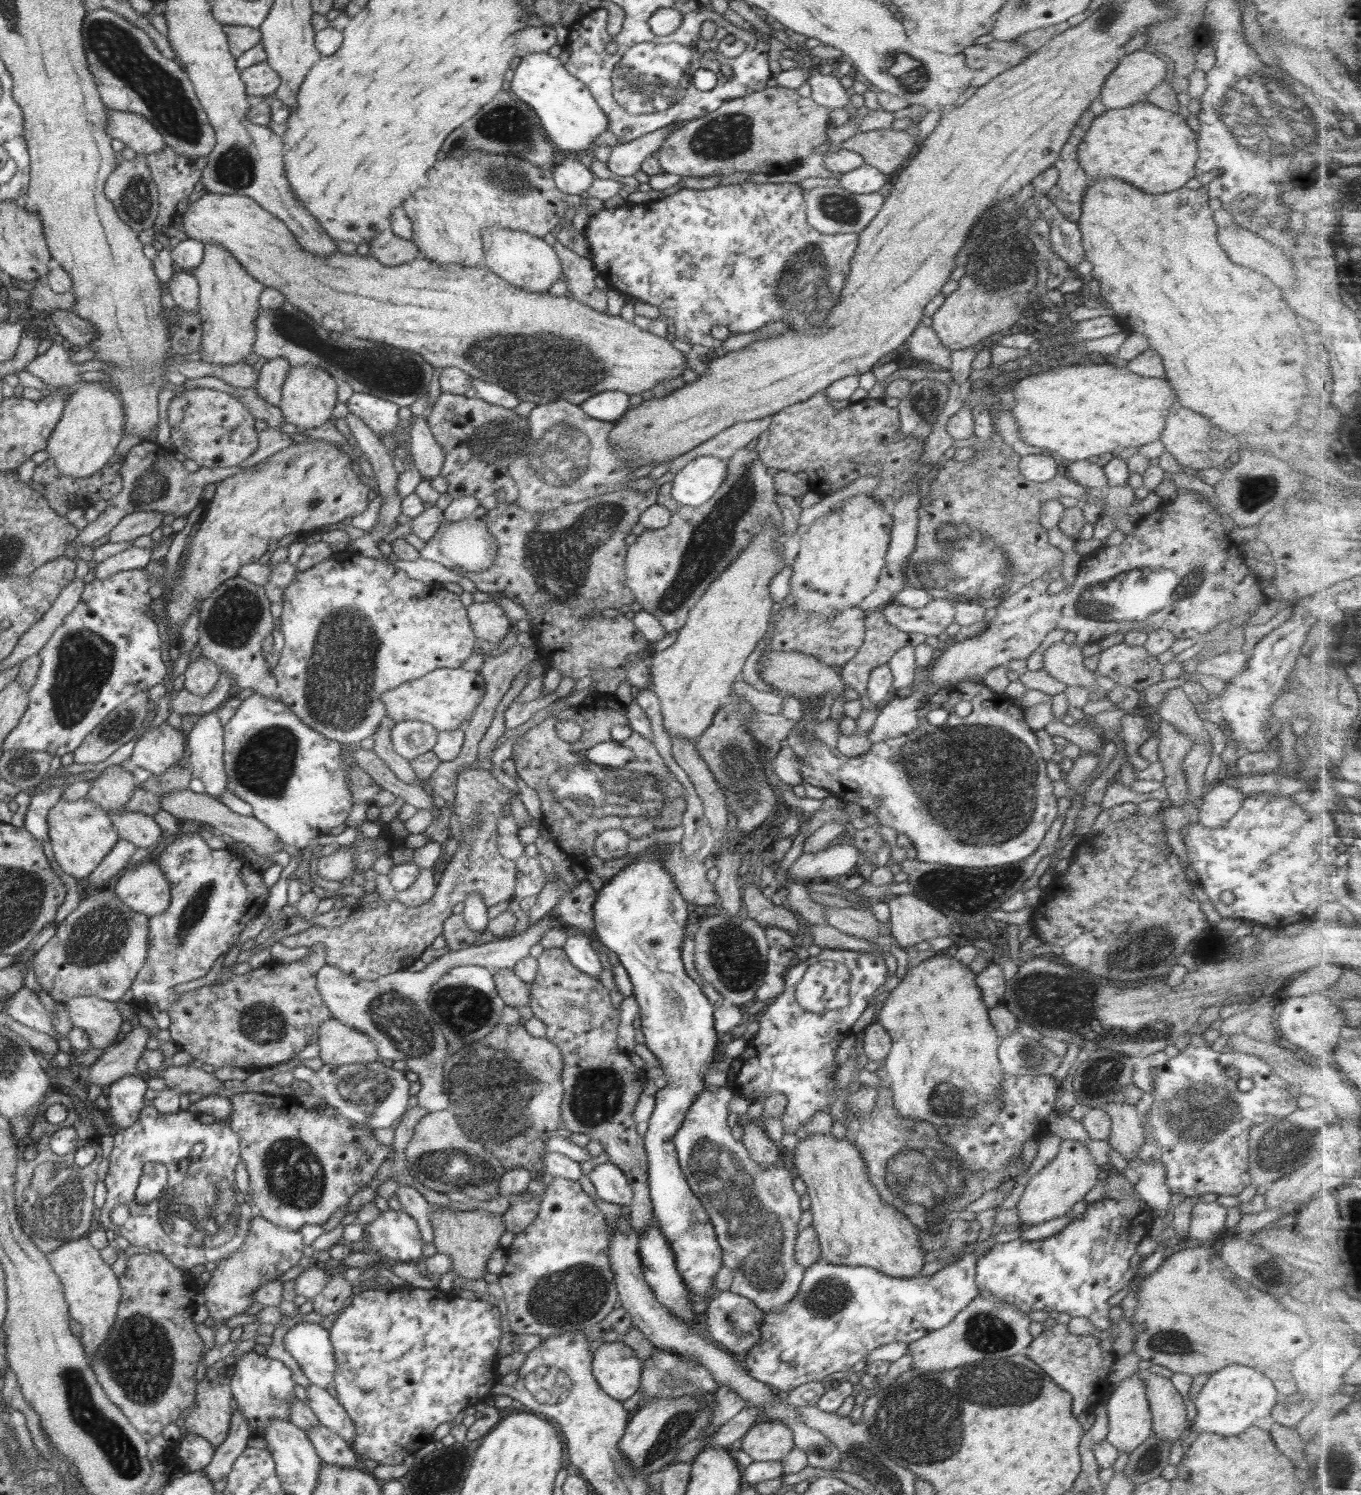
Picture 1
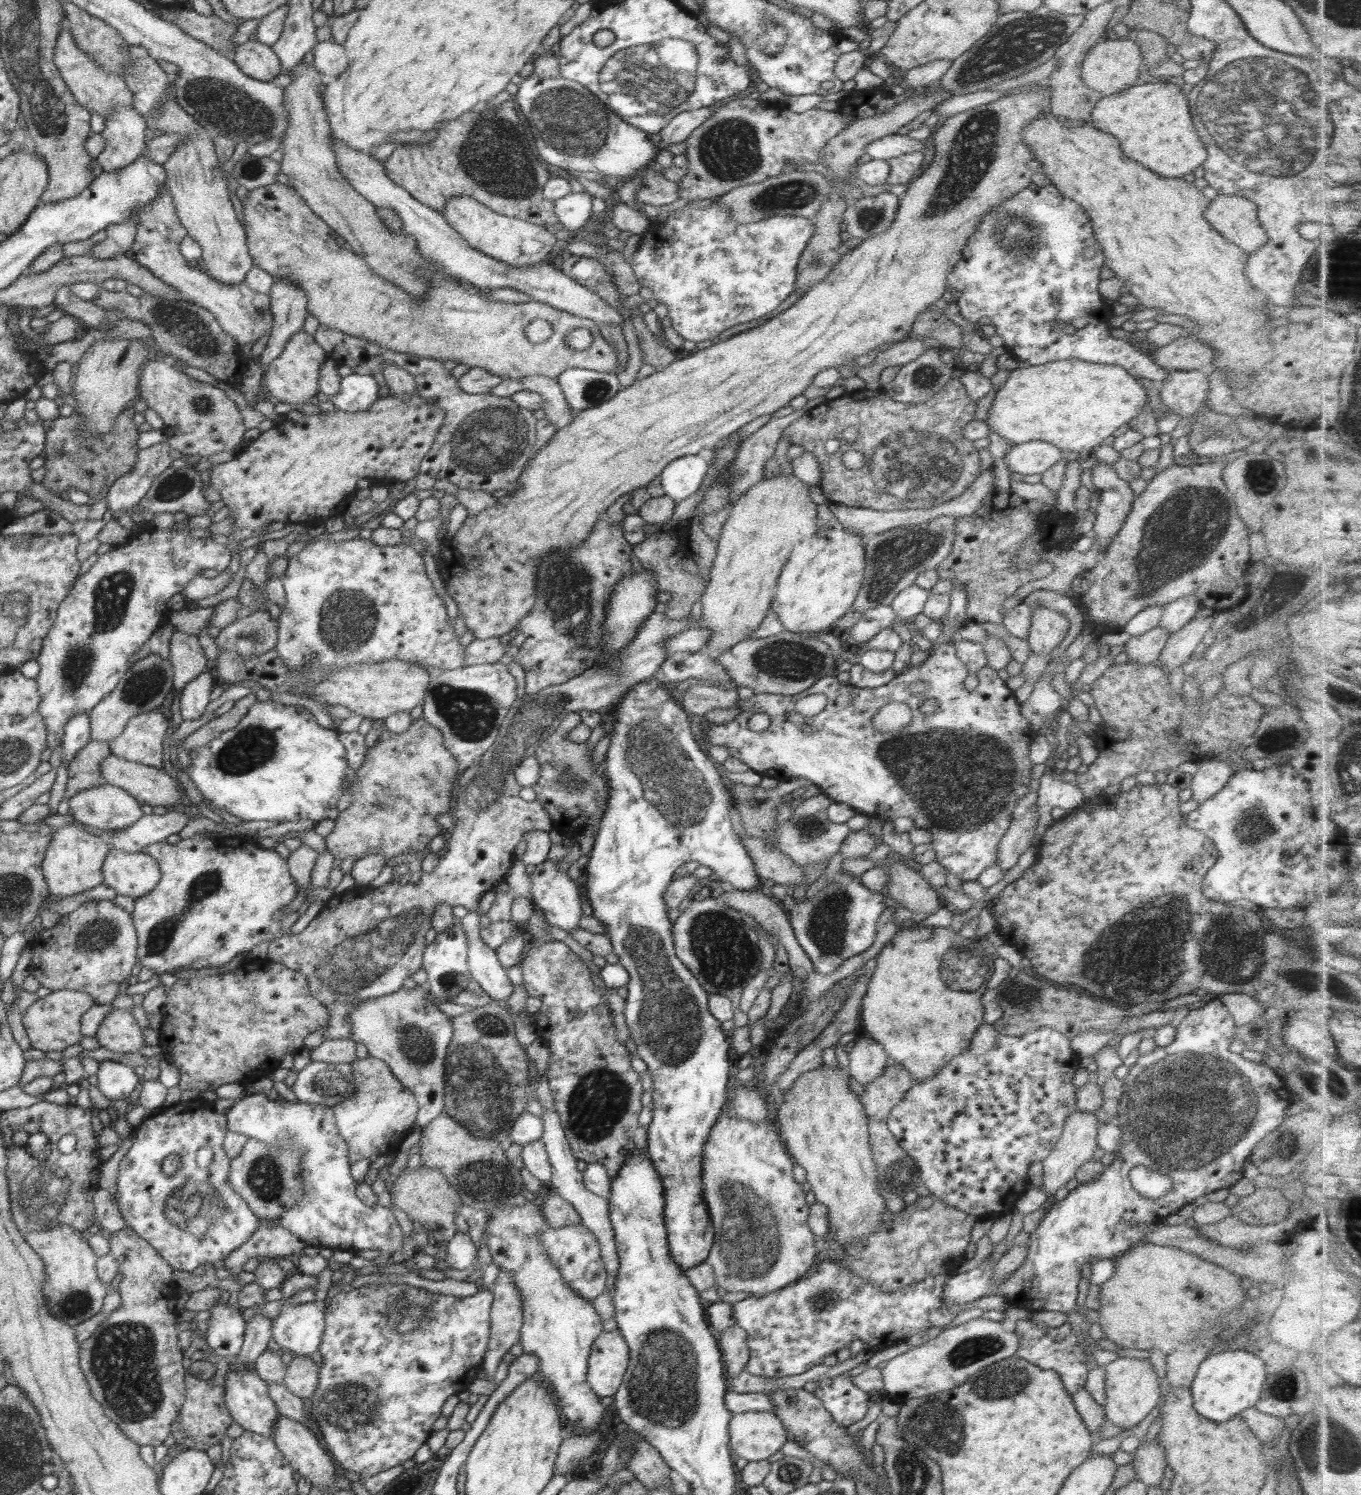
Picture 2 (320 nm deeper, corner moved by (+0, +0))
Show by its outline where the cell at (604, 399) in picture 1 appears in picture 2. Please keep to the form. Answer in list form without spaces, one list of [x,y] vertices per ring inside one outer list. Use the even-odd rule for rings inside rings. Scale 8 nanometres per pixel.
[[[567,368],[557,378],[571,410],[582,412],[608,402],[622,388],[616,372]]]

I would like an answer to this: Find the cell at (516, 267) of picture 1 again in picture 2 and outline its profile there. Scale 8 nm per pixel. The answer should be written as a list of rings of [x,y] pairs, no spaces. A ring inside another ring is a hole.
[[[468,196],[450,198],[441,215],[472,248],[514,268],[549,262],[558,252],[559,242],[549,227],[496,214]]]

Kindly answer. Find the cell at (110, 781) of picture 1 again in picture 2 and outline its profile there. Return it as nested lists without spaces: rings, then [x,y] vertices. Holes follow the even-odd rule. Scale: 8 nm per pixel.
[[[91,739],[70,761],[64,798],[69,799],[81,790],[106,783],[101,775],[100,765],[110,754],[112,752],[108,742]]]

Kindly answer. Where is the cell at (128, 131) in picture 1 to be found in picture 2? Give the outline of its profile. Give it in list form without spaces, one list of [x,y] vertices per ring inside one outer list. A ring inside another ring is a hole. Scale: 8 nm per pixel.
[[[65,27],[60,31],[54,47],[53,62],[58,67],[61,77],[75,96],[75,99],[88,110],[93,110],[99,115],[105,116],[118,105],[133,106],[133,94],[127,87],[121,74],[108,72],[97,65],[87,54],[82,52],[74,42],[70,29]]]

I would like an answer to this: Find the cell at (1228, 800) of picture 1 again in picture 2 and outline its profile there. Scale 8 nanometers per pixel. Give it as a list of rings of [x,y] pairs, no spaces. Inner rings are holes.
[[[1205,759],[1199,765],[1196,773],[1188,777],[1188,784],[1193,792],[1192,799],[1200,804],[1219,793],[1234,772],[1224,761],[1210,762]]]

